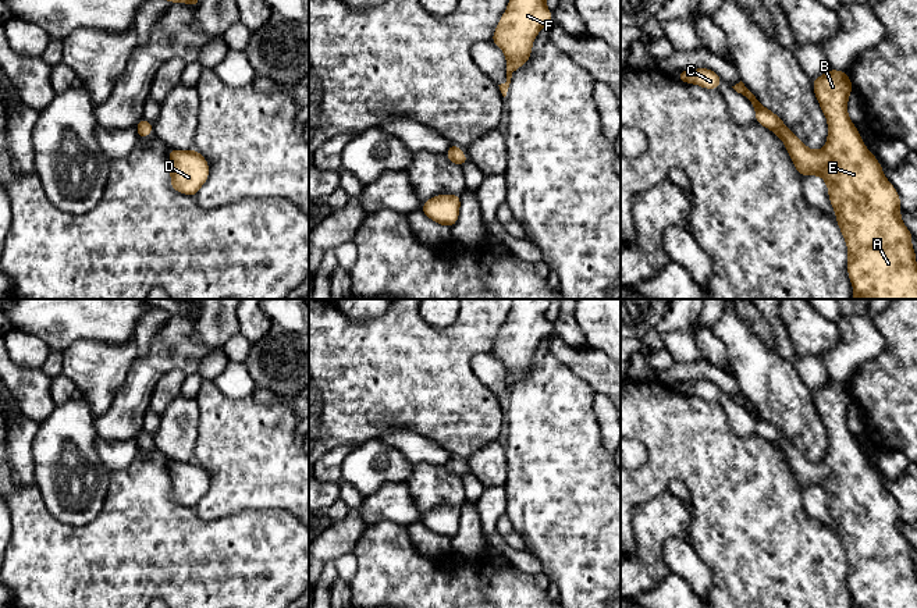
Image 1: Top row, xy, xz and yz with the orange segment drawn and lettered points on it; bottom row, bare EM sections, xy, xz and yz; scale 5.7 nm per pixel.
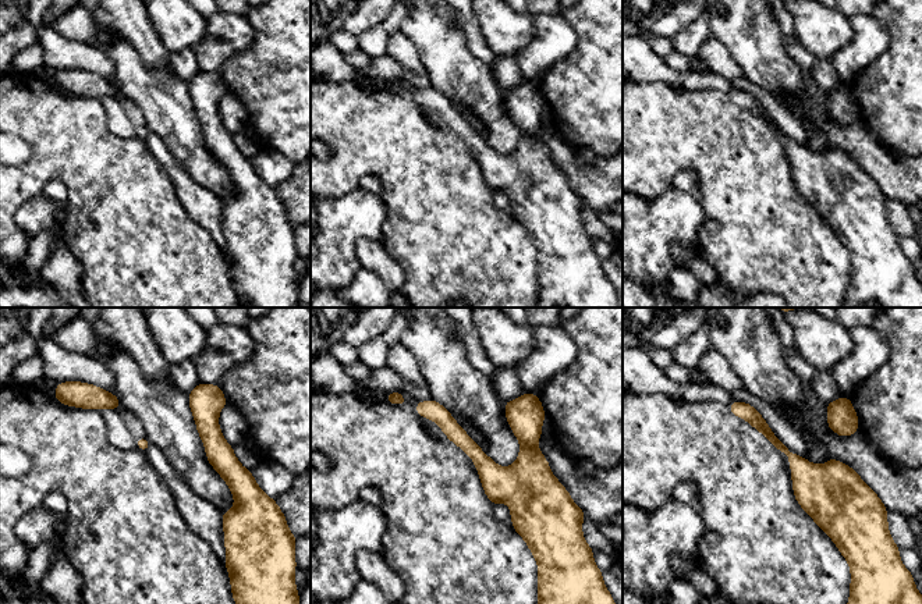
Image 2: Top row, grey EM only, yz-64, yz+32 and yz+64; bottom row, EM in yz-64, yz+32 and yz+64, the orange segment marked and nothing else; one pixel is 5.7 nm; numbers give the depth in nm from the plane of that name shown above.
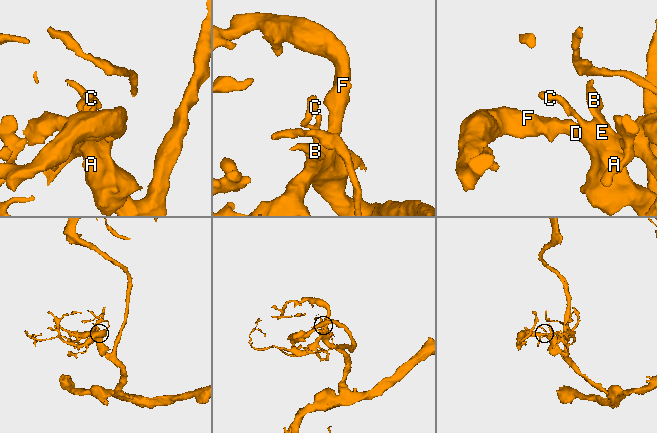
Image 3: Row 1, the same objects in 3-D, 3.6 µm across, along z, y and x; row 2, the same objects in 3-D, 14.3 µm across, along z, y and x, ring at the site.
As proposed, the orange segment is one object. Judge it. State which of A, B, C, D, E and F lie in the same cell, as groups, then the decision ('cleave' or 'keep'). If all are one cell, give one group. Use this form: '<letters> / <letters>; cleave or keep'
A B C D E F; keep

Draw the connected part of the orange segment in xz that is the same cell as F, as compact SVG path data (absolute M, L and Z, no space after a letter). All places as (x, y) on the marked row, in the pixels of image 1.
M509 0L490 39L507 57L507 82L498 85L504 97L513 71L529 61L536 36L544 25L552 22L552 13L547 8L545 1Z

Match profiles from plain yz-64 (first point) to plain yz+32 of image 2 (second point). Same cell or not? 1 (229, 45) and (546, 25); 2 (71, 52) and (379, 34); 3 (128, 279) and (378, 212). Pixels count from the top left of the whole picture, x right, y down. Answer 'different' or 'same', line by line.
1: same
2: same
3: different

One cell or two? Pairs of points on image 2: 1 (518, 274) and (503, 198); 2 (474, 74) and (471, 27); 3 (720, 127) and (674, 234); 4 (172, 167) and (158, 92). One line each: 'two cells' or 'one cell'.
1: two cells
2: two cells
3: two cells
4: two cells

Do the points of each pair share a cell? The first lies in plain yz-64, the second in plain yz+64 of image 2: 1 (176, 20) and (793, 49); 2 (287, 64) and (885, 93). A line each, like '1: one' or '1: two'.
1: two
2: one

